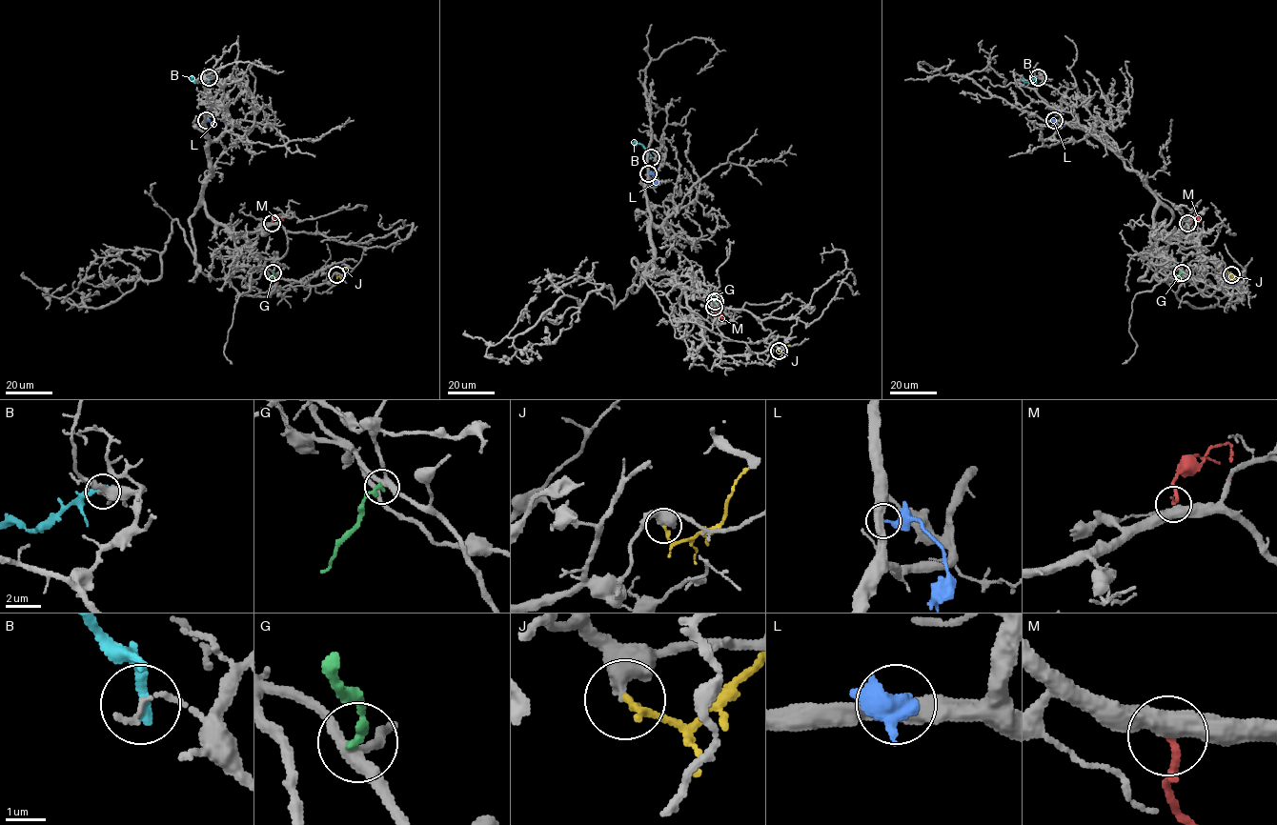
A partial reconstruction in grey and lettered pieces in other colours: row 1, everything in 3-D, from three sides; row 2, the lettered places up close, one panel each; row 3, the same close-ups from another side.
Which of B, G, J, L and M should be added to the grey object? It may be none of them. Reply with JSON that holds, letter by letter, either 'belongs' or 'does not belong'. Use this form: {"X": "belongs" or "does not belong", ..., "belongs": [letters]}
{"B": "does not belong", "G": "does not belong", "J": "does not belong", "L": "does not belong", "M": "belongs", "belongs": ["M"]}

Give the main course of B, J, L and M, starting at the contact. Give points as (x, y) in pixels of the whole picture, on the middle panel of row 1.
B: (651, 157), (634, 139)
J: (779, 351), (782, 352), (790, 345)
L: (648, 173), (656, 177), (655, 185)
M: (714, 306), (718, 315), (725, 319)

